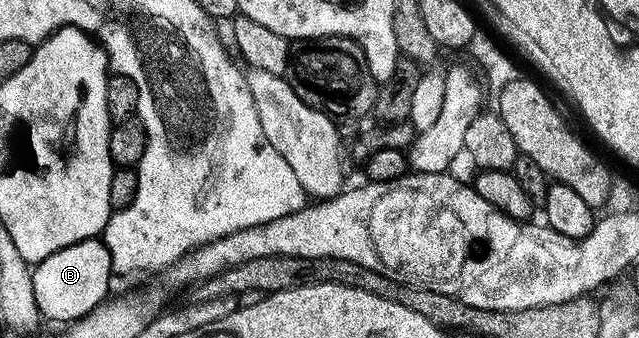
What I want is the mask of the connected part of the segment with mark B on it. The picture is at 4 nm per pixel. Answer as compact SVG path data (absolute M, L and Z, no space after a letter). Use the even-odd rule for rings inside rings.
M102 239L82 240L73 246L65 246L65 250L49 254L49 258L34 265L31 273L33 294L36 296L40 317L74 322L87 316L98 304L108 299L107 287L111 284L111 276L111 255Z

